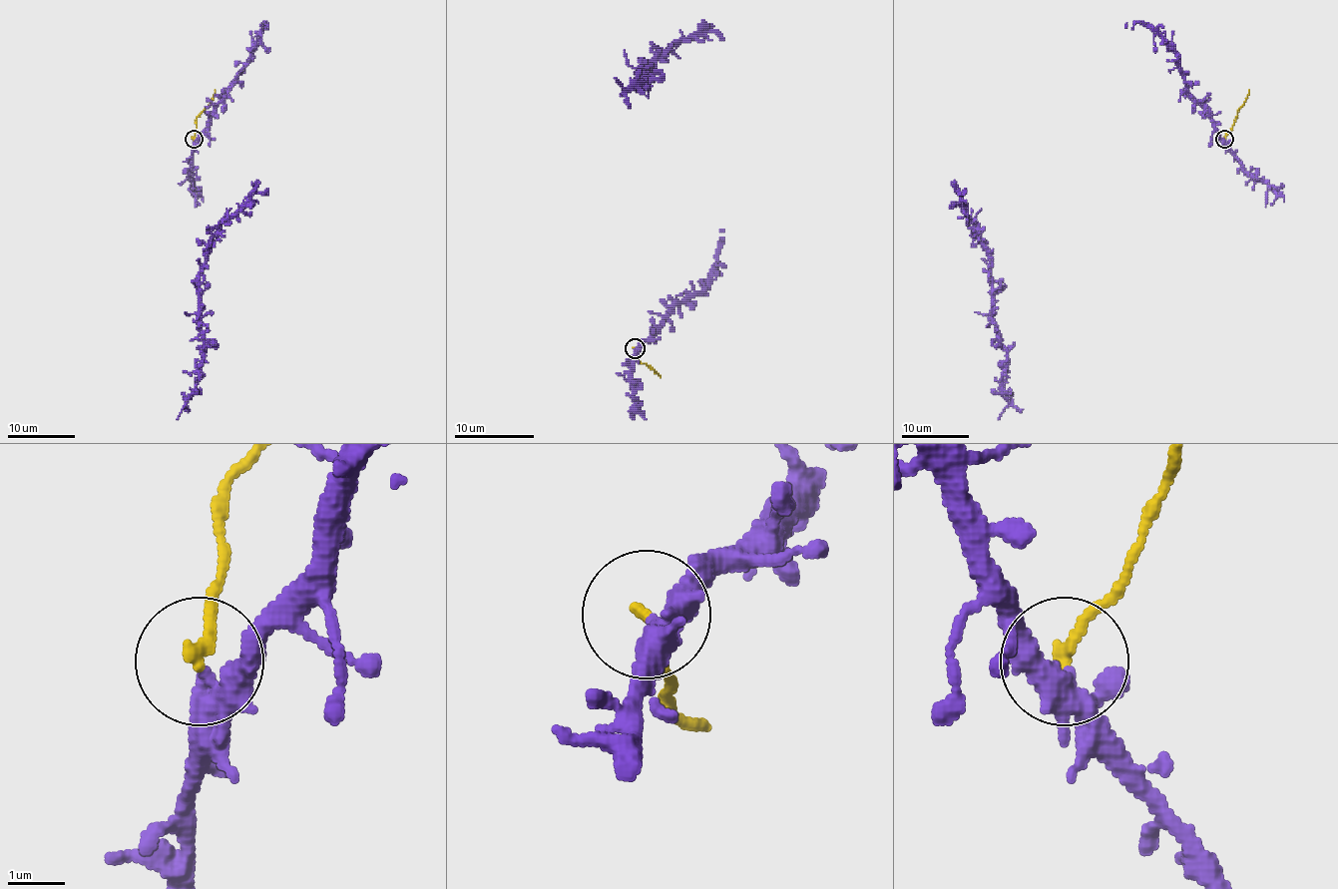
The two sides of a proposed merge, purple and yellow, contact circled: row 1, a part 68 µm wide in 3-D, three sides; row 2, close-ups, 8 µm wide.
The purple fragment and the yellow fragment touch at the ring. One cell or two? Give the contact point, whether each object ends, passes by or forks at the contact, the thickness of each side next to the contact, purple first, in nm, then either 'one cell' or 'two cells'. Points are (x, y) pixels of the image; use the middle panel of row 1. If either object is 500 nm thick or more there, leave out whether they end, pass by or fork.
at (635, 348); purple forks there; yellow ends there; 260 nm thick on the purple side, 220 nm on the other; two cells

